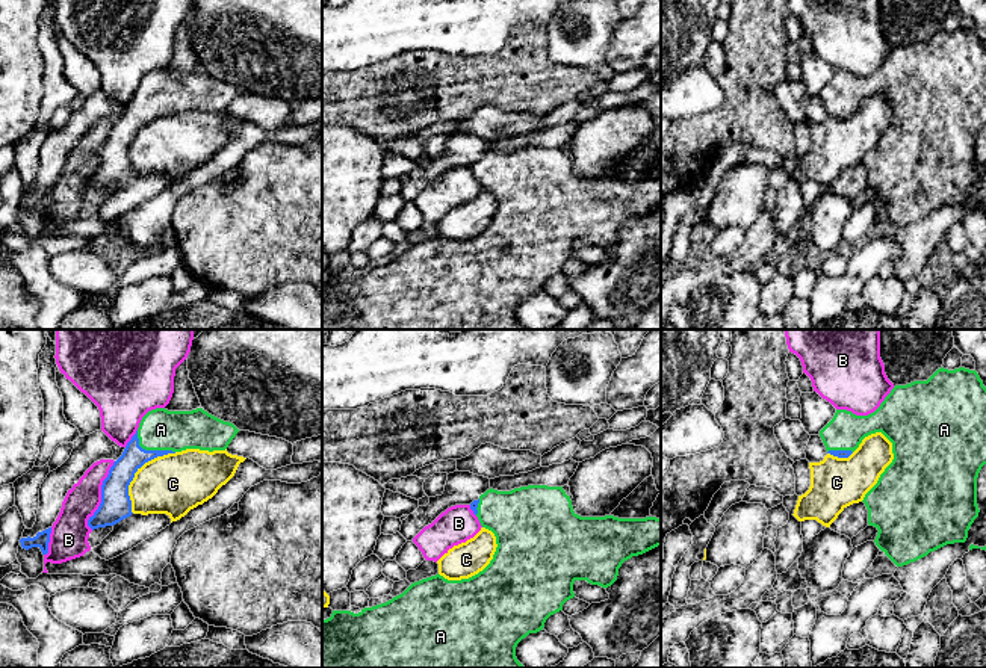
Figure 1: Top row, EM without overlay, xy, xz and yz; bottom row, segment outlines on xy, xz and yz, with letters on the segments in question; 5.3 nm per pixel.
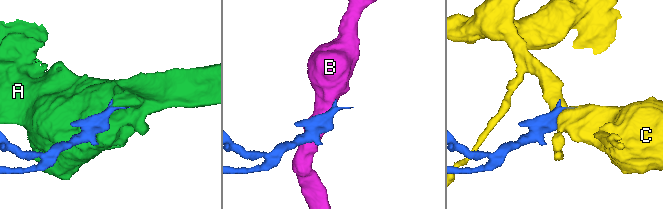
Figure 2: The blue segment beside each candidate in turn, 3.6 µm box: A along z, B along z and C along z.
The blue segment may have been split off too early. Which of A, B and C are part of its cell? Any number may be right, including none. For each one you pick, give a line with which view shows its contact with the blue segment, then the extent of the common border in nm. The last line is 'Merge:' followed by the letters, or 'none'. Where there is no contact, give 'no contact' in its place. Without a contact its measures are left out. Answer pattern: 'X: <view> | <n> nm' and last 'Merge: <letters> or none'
A: xy | 240 nm
Merge: A

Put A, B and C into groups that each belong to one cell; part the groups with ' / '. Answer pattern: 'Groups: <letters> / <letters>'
Groups: A / B / C

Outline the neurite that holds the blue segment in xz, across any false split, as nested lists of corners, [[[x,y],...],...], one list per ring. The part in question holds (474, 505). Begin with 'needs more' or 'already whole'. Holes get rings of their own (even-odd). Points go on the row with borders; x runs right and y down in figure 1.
needs more; [[[528,485],[511,491],[490,488],[470,503],[470,509],[478,517],[481,526],[491,530],[496,537],[498,547],[490,564],[469,579],[448,580],[440,574],[422,579],[411,583],[392,600],[364,608],[358,614],[333,611],[330,618],[322,620],[322,668],[525,668],[516,657],[517,644],[529,633],[543,630],[546,620],[563,611],[563,605],[575,597],[573,583],[576,580],[587,580],[591,585],[608,588],[617,580],[619,568],[625,561],[661,546],[661,518],[581,517],[573,511],[570,496],[566,494],[563,487]]]

